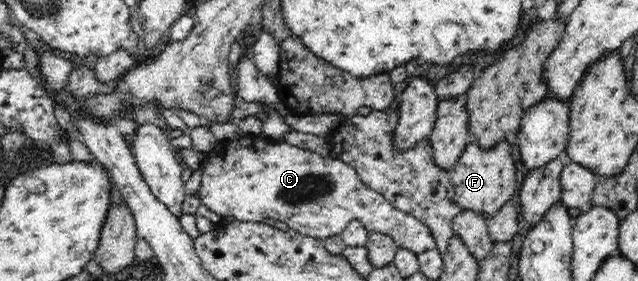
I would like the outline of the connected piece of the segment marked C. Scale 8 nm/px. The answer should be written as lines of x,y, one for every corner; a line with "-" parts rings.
252,134
252,144
246,144
246,148
242,146
242,142
238,142
238,144
228,144
226,150
224,144
204,162
204,168
200,168
199,178
201,179
199,188
201,204
224,218
233,216
238,221
261,222
272,219
282,227
318,240
341,235
350,223
357,220
367,232
380,232
382,235
390,236
398,248
406,248
416,256
436,246
426,224
393,208
387,198
366,185
349,164
332,156
323,158
318,153
299,148
285,140
270,142
270,138
262,134
258,140
258,135

